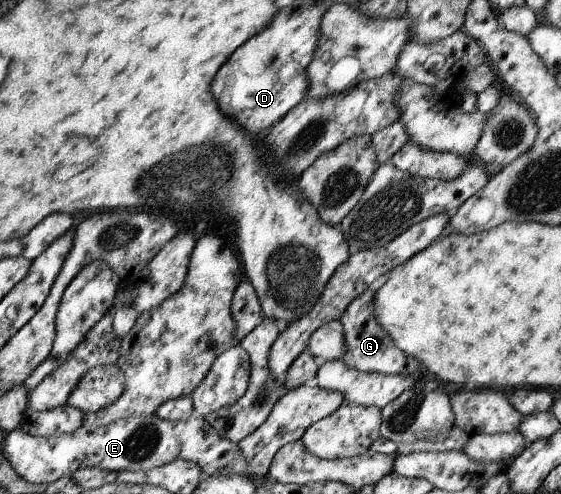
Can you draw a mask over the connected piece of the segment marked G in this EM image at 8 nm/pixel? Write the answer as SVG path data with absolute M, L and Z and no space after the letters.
M387 275L381 276L378 282L371 288L367 288L358 295L347 307L346 312L339 321L345 327L346 352L341 360L353 369L363 372L379 372L382 374L403 374L411 376L419 369L419 361L411 355L405 355L404 351L394 342L394 338L378 322L375 313L374 295L375 291L388 280Z

